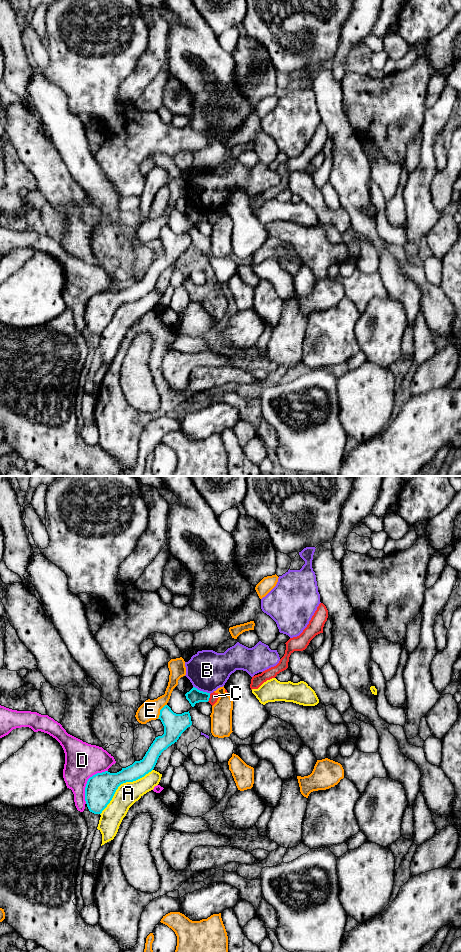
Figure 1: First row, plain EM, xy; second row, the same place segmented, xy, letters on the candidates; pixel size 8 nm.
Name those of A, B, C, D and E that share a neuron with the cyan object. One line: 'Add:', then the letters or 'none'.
Add: none

